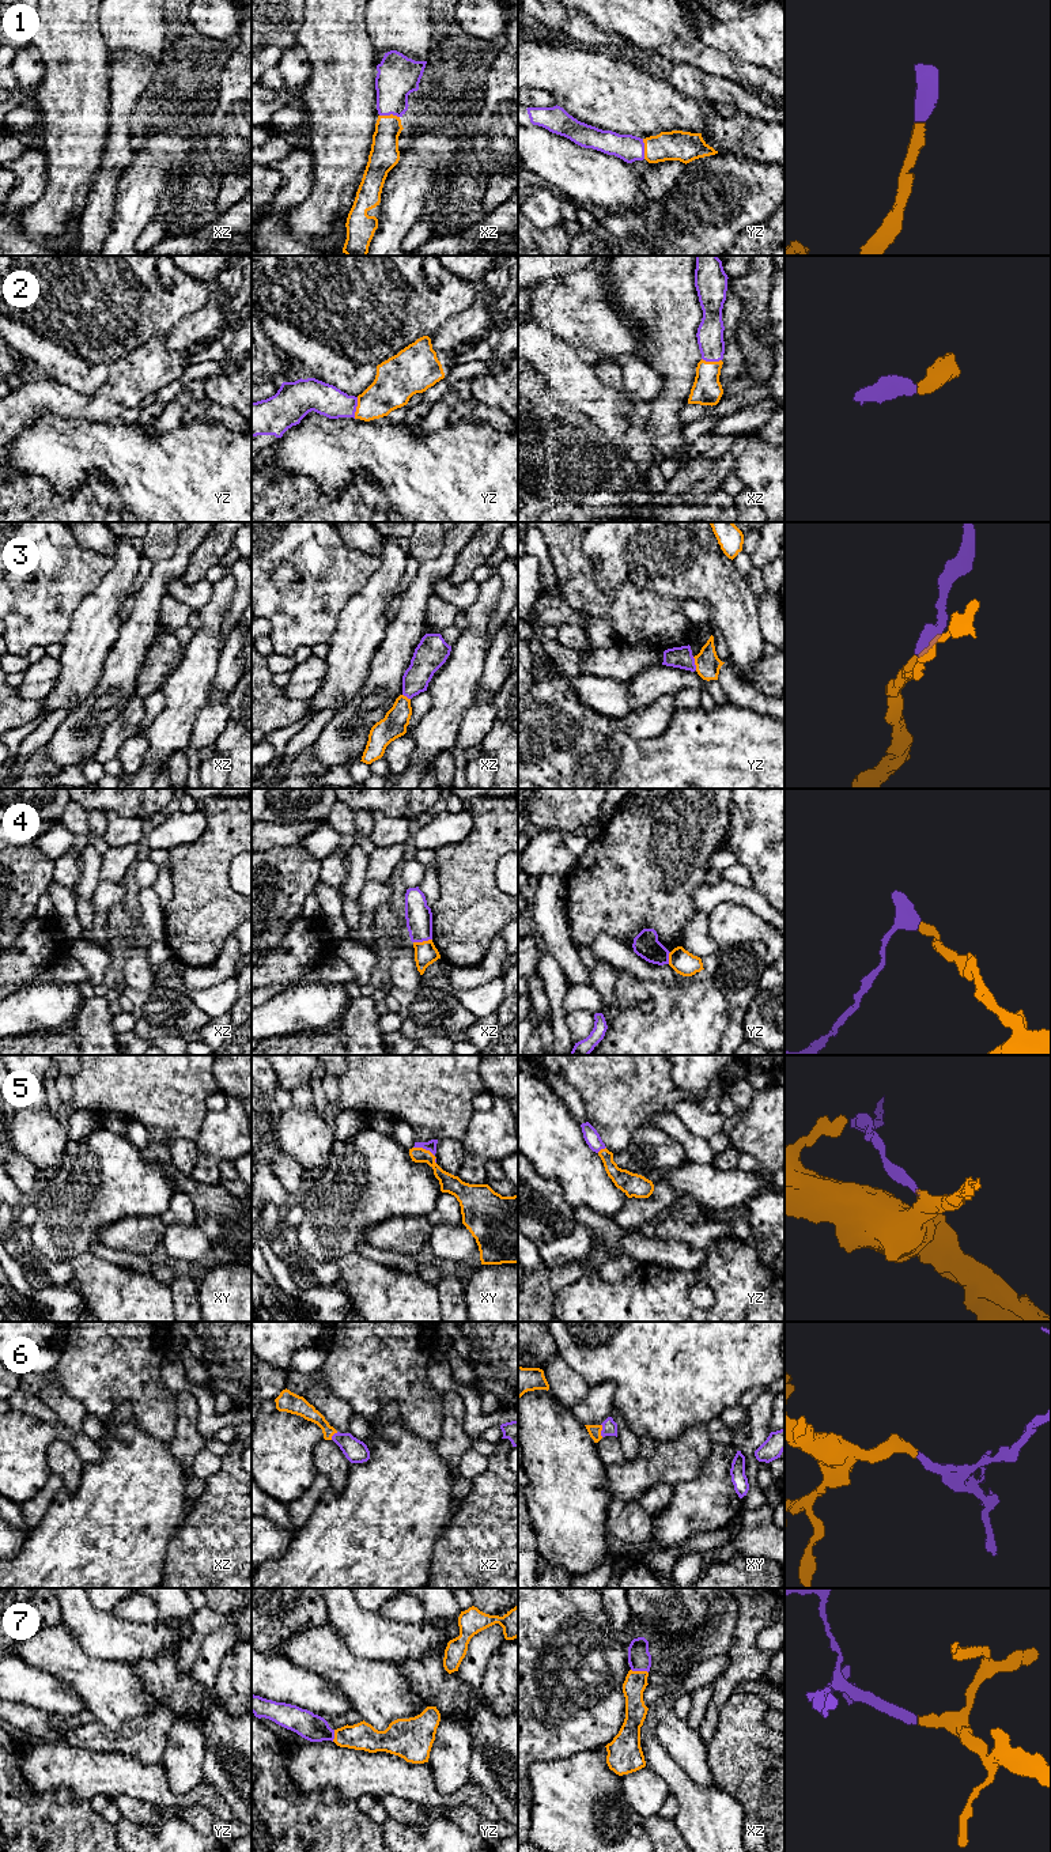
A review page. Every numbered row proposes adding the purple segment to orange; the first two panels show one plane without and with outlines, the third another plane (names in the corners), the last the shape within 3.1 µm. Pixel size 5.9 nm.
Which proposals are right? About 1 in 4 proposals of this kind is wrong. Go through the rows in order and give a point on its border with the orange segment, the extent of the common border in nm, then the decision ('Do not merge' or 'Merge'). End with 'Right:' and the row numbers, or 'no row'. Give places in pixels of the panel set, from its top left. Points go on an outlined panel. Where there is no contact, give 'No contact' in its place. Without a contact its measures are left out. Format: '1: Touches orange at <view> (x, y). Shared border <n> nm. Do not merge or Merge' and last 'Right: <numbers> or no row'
1: Touches orange at xz (390, 114). Shared border 120 nm. Merge
2: Touches orange at yz (356, 408). Shared border 130 nm. Merge
3: Touches orange at yz (695, 664). Shared border 80 nm. Do not merge
4: Touches orange at xz (423, 941). Shared border 110 nm. Do not merge
5: Touches orange at xy (427, 1151). Shared border 170 nm. Merge
6: Touches orange at xy (601, 1429). Shared border 80 nm. Merge
7: Touches orange at xz (639, 1671). Shared border 110 nm. Merge
Right: 1, 2, 5, 6, 7

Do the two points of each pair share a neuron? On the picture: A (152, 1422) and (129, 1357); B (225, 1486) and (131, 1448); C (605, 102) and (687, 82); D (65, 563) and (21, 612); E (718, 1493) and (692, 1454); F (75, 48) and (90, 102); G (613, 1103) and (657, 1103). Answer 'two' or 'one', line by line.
A: one
B: two
C: two
D: one
E: two
F: one
G: one

